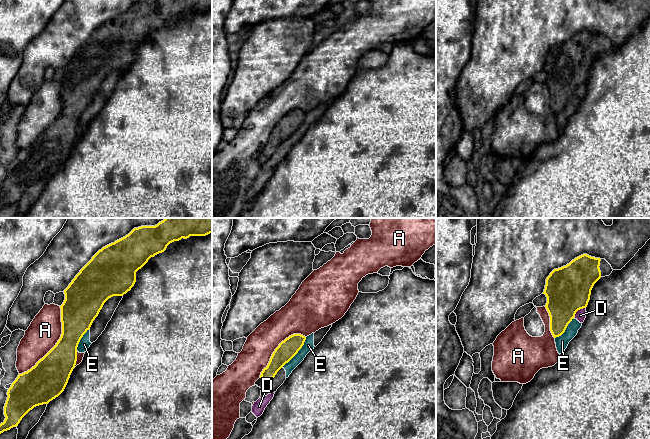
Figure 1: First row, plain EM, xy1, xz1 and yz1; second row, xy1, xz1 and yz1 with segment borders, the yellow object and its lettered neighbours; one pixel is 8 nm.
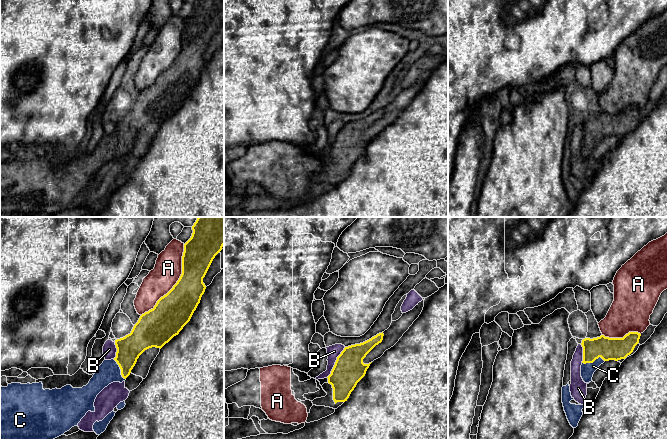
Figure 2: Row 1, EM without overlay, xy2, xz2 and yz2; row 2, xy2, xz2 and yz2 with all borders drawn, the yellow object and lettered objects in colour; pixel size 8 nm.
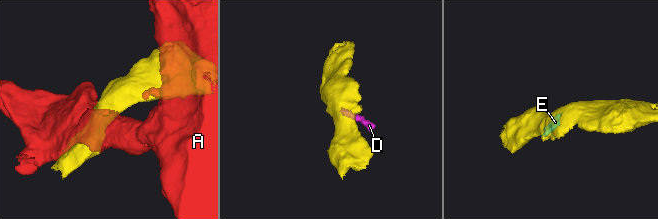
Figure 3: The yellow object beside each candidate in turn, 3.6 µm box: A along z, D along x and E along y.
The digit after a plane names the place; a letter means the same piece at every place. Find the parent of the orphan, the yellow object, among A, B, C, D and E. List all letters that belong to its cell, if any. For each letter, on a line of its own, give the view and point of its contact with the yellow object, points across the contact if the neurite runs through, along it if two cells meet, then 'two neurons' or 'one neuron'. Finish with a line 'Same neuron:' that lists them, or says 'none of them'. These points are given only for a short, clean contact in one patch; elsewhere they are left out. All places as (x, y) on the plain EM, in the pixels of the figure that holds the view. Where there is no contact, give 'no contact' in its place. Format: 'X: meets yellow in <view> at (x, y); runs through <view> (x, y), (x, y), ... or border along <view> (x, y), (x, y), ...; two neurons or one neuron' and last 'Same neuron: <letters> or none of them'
A: meets yellow in xy2 at (177, 58); two neurons
B: meets yellow in xz2 at (335, 138); two neurons
C: meets yellow in yz2 at (593, 137); runs through yz2 (607, 124), (593, 137), (587, 146); one neuron
D: meets yellow in yz1 at (578, 85); border along yz1 (585, 83), (578, 86), (573, 93); two neurons
E: meets yellow in xz1 at (296, 129); border along xz1 (306, 113), (302, 123), (281, 143); two neurons
Same neuron: C

